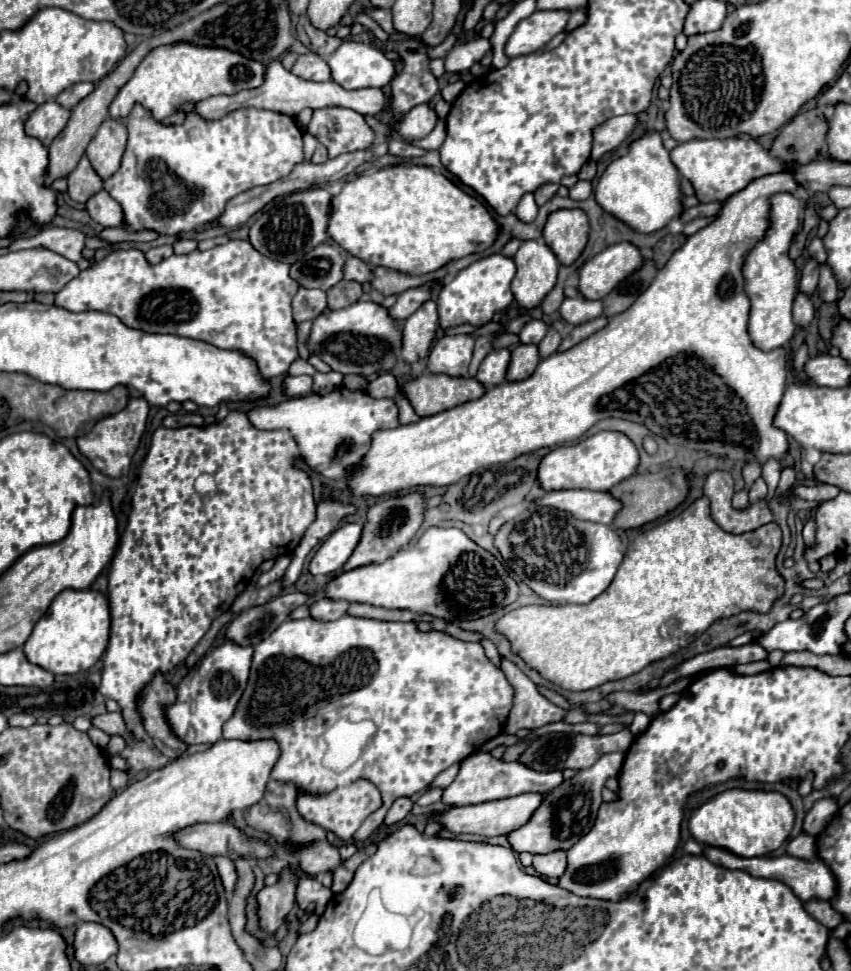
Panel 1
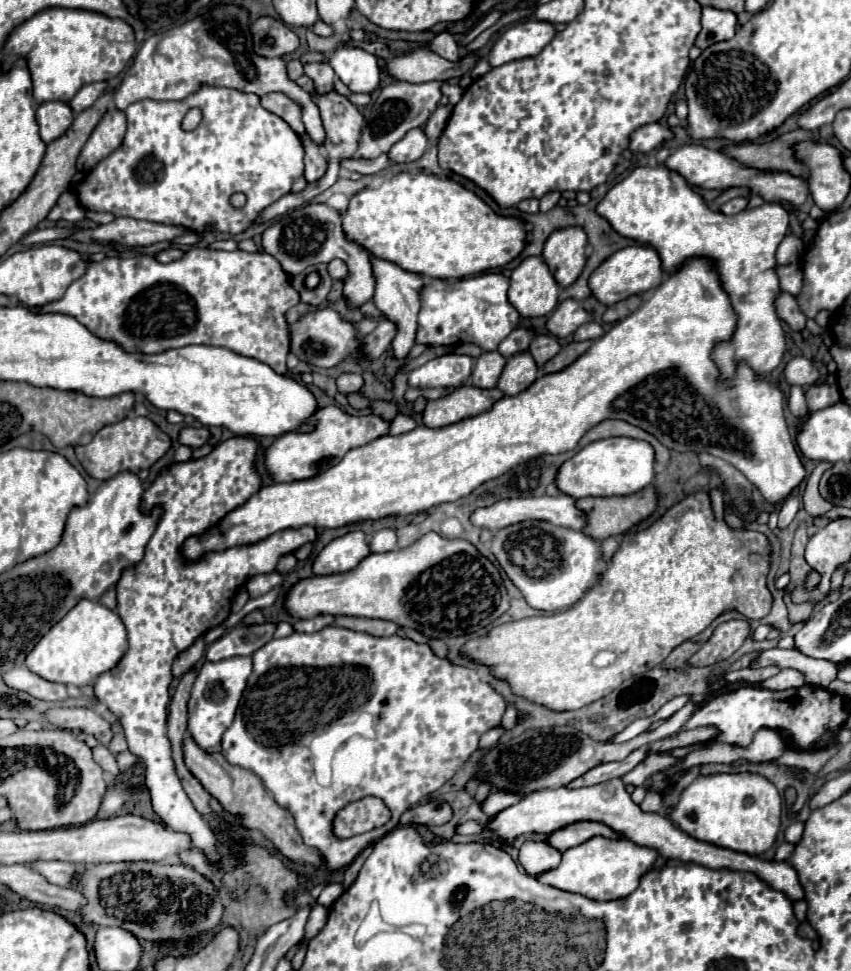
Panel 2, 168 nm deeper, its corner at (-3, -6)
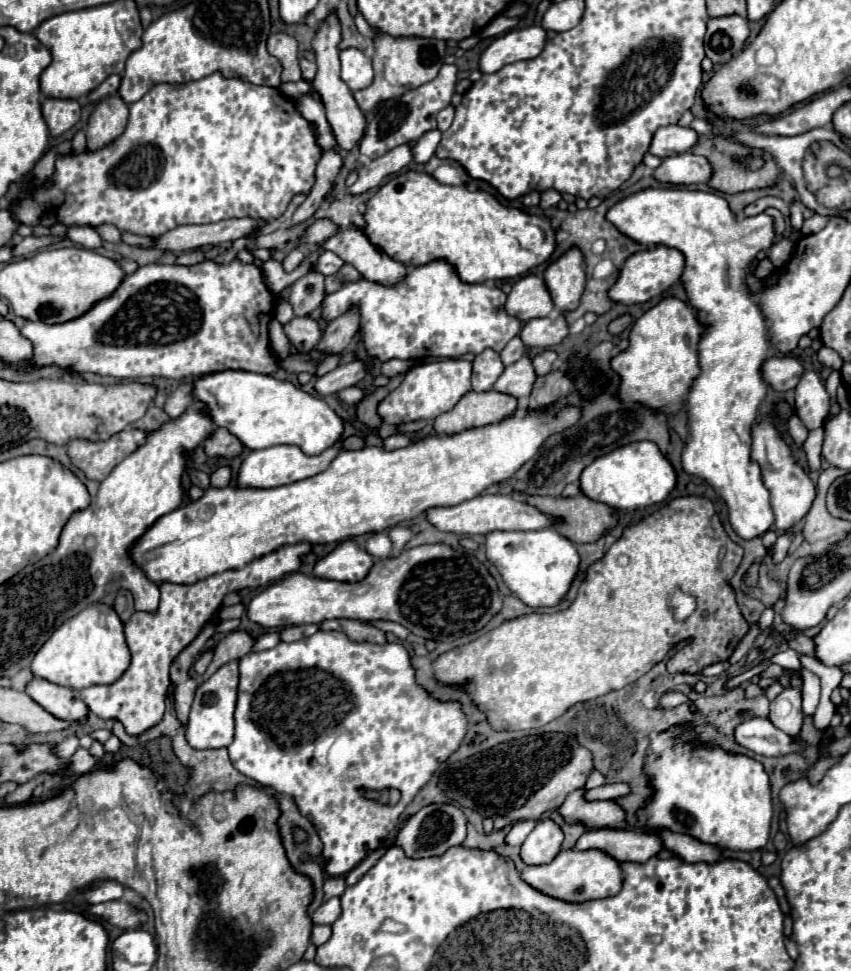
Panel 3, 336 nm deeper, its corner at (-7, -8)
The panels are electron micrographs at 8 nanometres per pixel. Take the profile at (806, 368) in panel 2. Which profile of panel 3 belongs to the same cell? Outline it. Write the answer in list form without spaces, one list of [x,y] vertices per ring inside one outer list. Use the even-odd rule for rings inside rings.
[[[771,357],[767,363],[763,363],[763,379],[767,379],[775,391],[795,389],[803,373],[805,369],[795,357]]]

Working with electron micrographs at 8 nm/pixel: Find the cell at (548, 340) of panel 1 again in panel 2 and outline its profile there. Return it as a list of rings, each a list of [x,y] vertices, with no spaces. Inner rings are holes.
[[[537,335],[537,337],[531,339],[531,345],[529,345],[529,353],[533,355],[539,371],[559,351],[561,351],[561,345],[559,345],[559,341],[553,335]]]

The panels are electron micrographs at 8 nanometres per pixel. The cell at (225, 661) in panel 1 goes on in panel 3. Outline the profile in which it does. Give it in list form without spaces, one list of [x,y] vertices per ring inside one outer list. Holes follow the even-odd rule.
[[[229,661],[219,667],[207,681],[203,681],[191,705],[189,721],[187,721],[187,741],[195,749],[219,749],[227,747],[233,741],[235,729],[235,705],[237,705],[237,687],[239,687],[239,661]]]

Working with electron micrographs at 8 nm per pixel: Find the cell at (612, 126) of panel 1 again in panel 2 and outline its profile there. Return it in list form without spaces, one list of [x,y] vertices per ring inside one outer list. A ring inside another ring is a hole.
[[[649,123],[649,125],[643,125],[637,131],[633,131],[629,149],[639,151],[639,153],[649,153],[669,139],[673,139],[673,131],[667,125]]]

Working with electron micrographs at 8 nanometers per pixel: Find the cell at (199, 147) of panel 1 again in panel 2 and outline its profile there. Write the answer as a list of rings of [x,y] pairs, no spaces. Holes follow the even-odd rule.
[[[201,85],[183,101],[137,101],[125,109],[125,115],[127,133],[119,149],[87,171],[81,181],[69,185],[79,205],[89,211],[131,211],[133,219],[183,225],[197,233],[209,229],[235,235],[245,231],[265,207],[287,195],[291,185],[303,175],[305,149],[301,137],[281,117],[263,109],[255,93]],[[193,107],[201,109],[203,119],[193,131],[183,131],[181,121]],[[233,193],[243,193],[247,197],[243,209],[233,209],[229,205]]]

